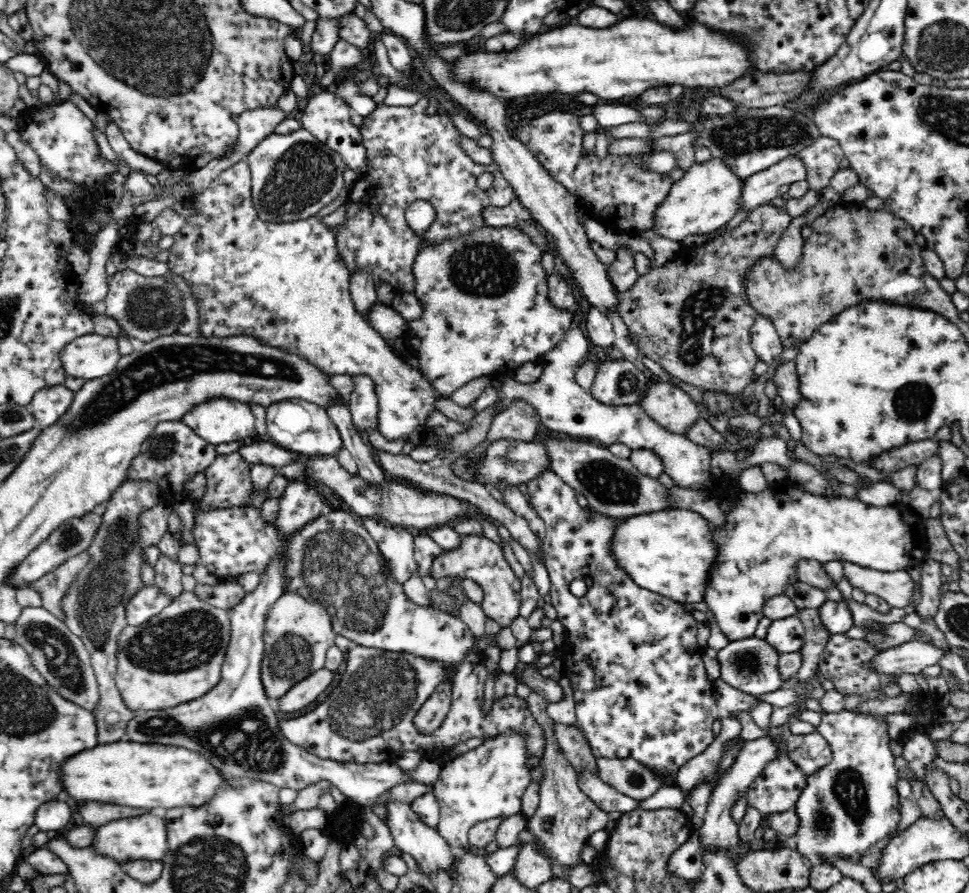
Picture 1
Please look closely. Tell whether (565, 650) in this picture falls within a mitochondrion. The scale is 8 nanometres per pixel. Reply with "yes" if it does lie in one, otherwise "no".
no

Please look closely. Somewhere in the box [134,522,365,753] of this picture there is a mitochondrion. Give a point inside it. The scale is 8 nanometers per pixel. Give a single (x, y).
(291, 654)

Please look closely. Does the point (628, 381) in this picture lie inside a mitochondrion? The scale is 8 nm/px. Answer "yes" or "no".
yes

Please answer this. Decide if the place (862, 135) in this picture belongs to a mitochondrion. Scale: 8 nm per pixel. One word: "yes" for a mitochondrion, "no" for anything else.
no

